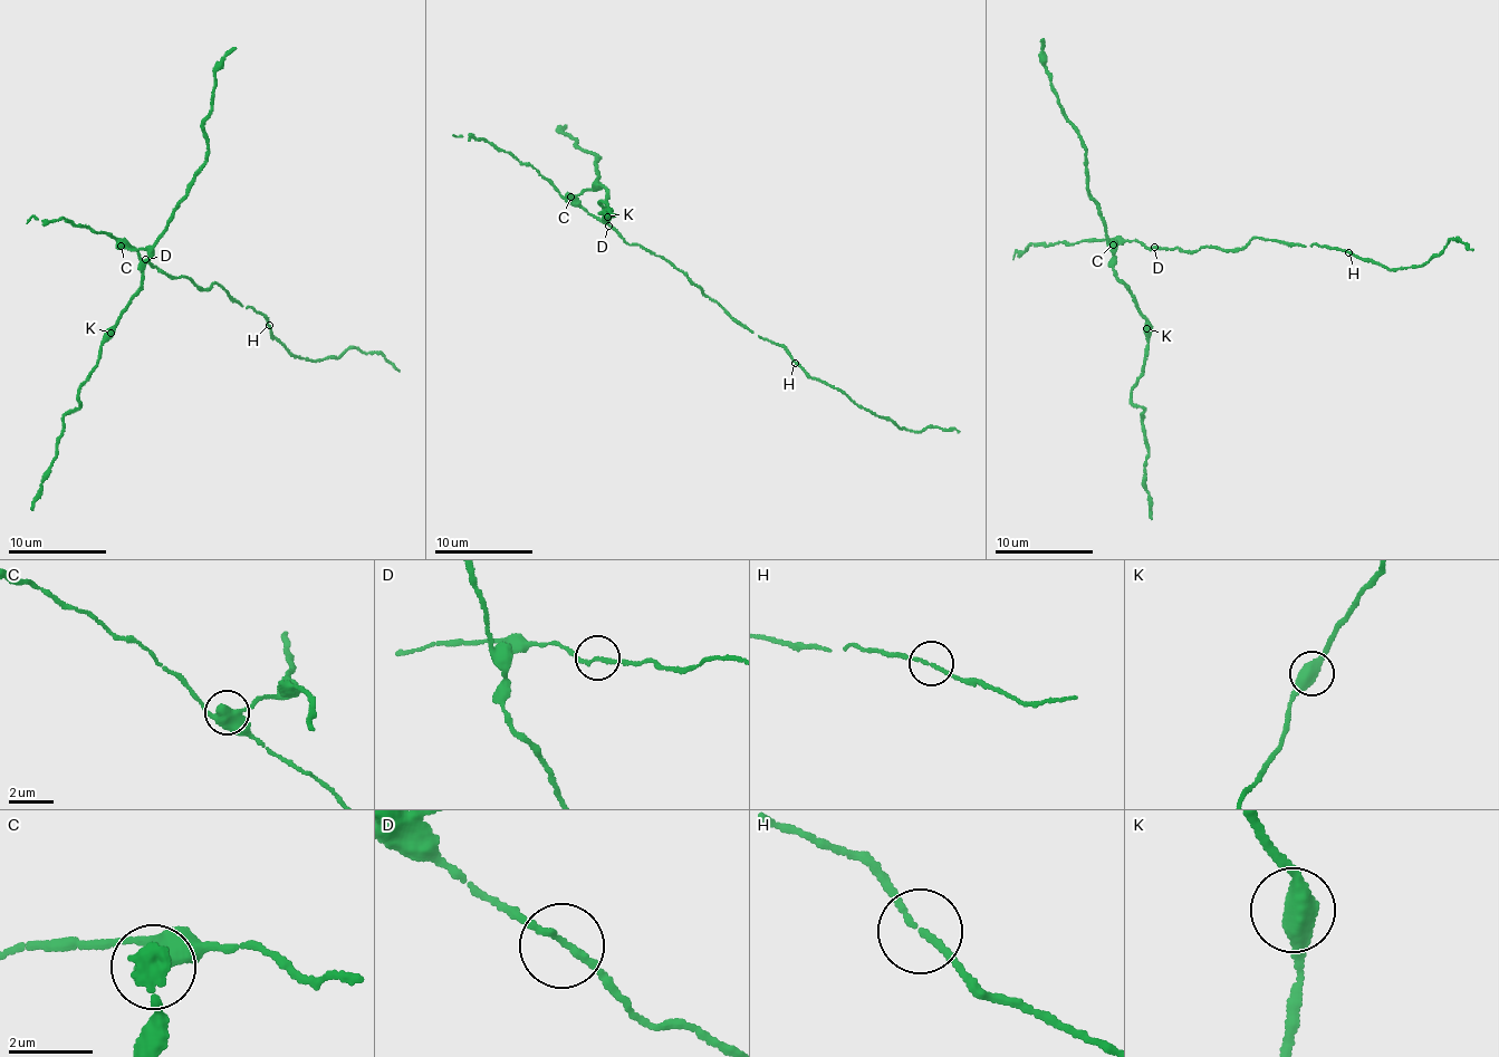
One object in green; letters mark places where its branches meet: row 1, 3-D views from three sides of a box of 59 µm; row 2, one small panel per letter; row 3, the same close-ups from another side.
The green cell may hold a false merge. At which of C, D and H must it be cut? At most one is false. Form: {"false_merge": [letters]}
{"false_merge": ["C"]}

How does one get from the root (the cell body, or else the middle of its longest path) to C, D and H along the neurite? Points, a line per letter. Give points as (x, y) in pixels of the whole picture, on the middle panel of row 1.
C: (636, 244), (625, 242), (612, 227), (575, 205), (569, 197)
D: (636, 244), (625, 242), (608, 224)
H: (636, 244), (668, 259), (731, 317), (781, 347), (795, 362)

